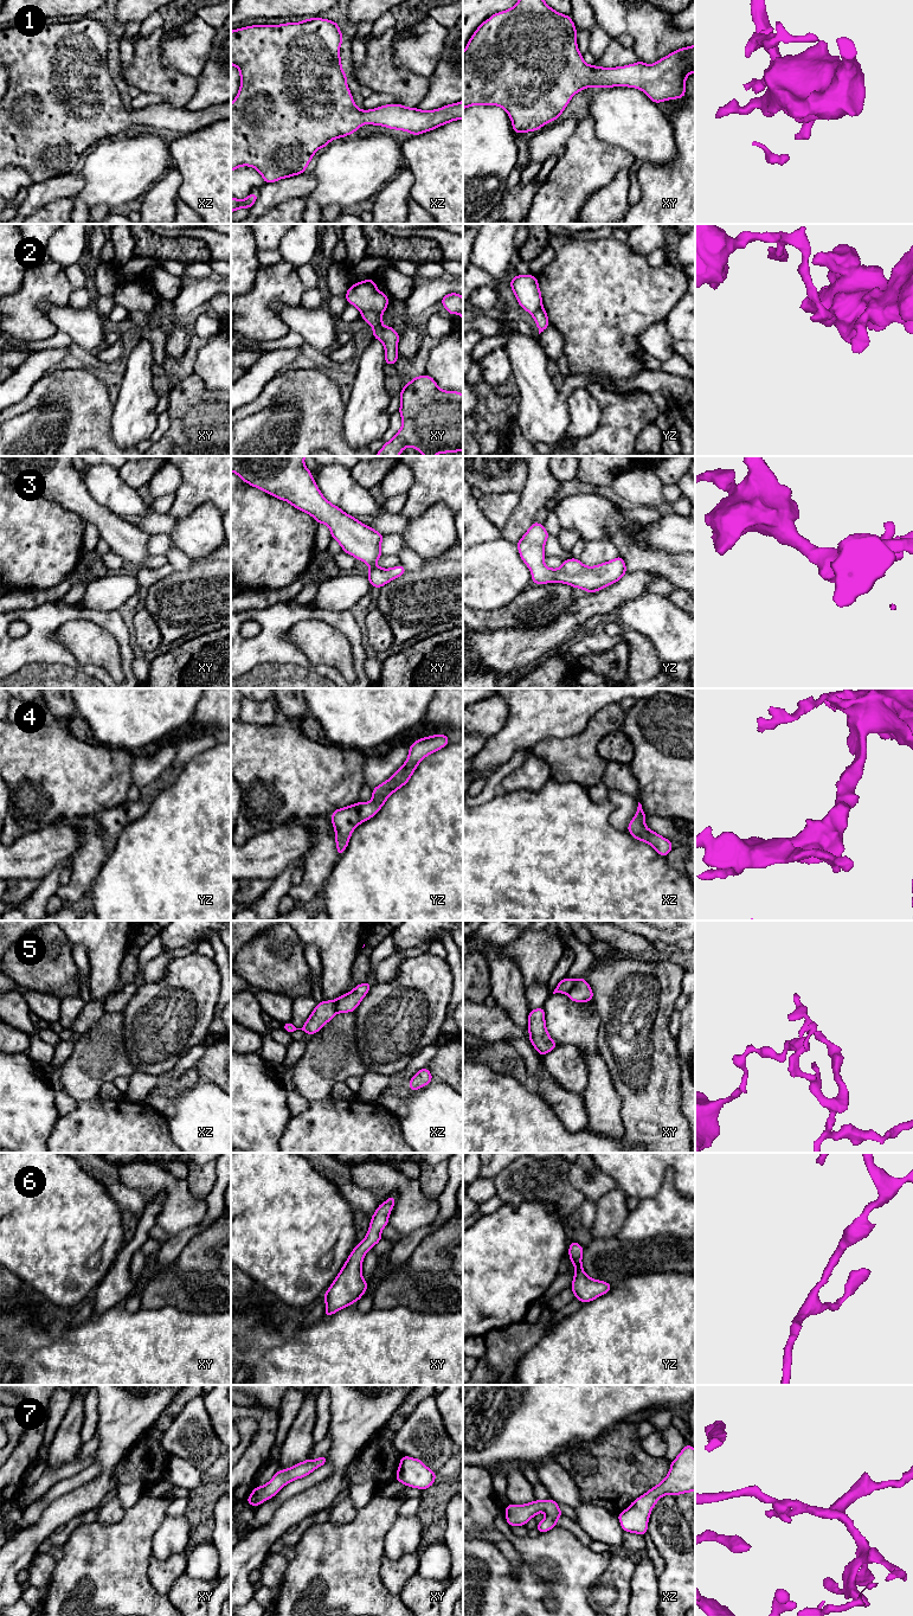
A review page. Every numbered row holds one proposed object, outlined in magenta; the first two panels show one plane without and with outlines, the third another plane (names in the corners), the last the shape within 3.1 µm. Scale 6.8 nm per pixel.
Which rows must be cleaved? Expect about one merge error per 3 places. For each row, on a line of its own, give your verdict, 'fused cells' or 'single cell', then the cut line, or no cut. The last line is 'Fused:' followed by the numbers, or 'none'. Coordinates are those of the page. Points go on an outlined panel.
1: single cell; cut none
2: fused cells; cut xy (381, 312), (365, 310), (361, 313)
3: single cell; cut none
4: single cell; cut none
5: fused cells; cut xz (335, 1000), (335, 1010), (338, 1012)
6: single cell; cut none
7: single cell; cut none
Fused: 2, 5

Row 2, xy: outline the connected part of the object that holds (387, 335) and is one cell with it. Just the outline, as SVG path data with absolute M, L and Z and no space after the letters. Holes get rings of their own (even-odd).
M369 310L361 313L361 318L373 328L373 338L380 340L385 347L385 363L394 365L398 360L399 334L393 327L382 326L382 313Z

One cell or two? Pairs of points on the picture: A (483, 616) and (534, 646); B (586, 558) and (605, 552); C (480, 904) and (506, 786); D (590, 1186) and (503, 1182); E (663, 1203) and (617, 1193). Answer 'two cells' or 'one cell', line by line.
A: two cells
B: one cell
C: two cells
D: two cells
E: two cells

